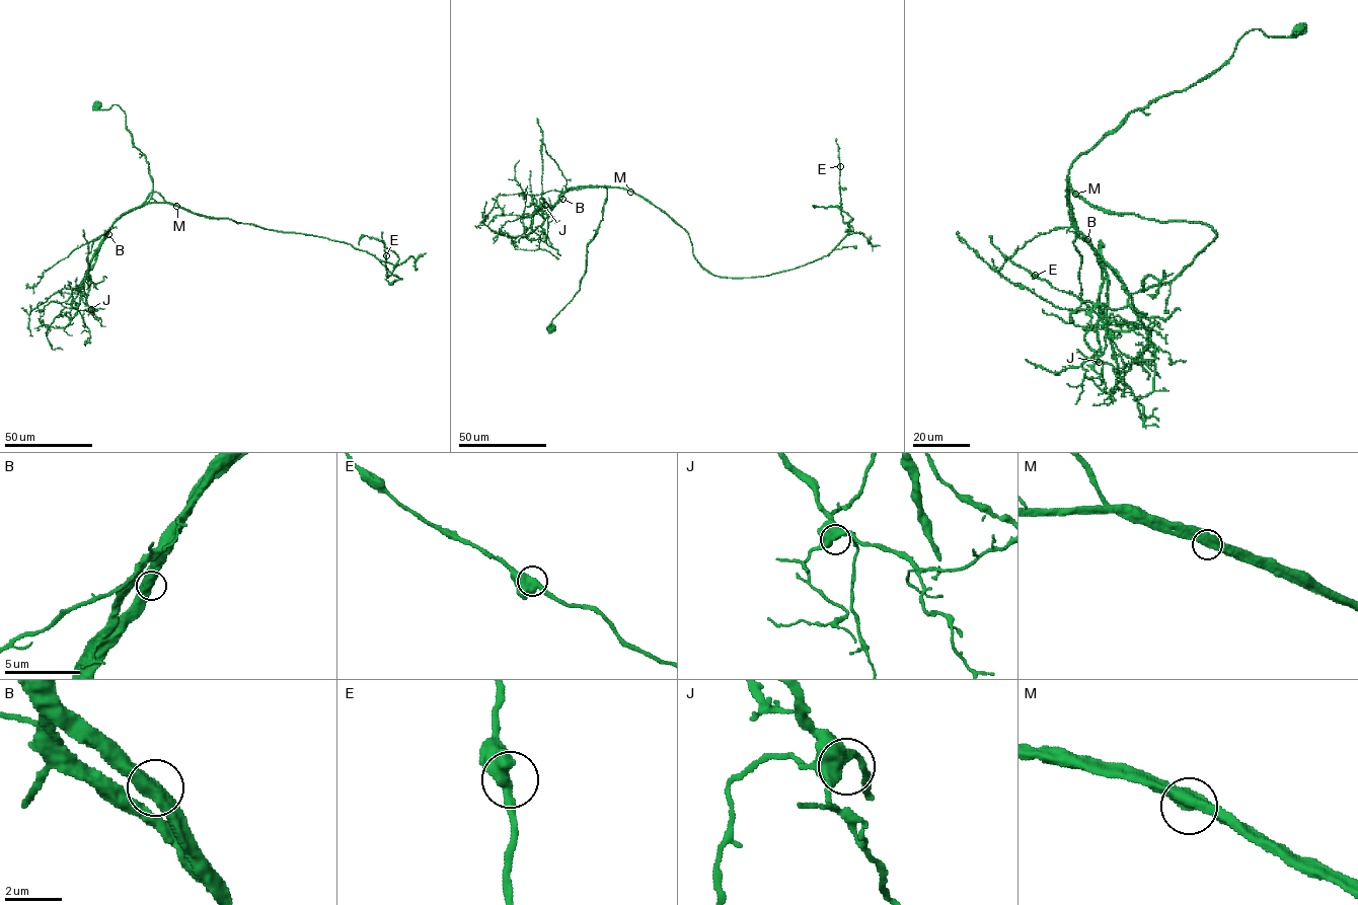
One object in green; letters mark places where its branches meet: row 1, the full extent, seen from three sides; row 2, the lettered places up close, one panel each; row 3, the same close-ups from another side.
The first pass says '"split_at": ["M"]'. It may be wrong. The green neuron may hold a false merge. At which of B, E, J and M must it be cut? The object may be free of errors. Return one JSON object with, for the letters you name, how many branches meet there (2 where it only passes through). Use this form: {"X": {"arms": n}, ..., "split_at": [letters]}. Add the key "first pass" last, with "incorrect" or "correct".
{"M": {"arms": 2}, "split_at": ["M"], "first pass": "correct"}

